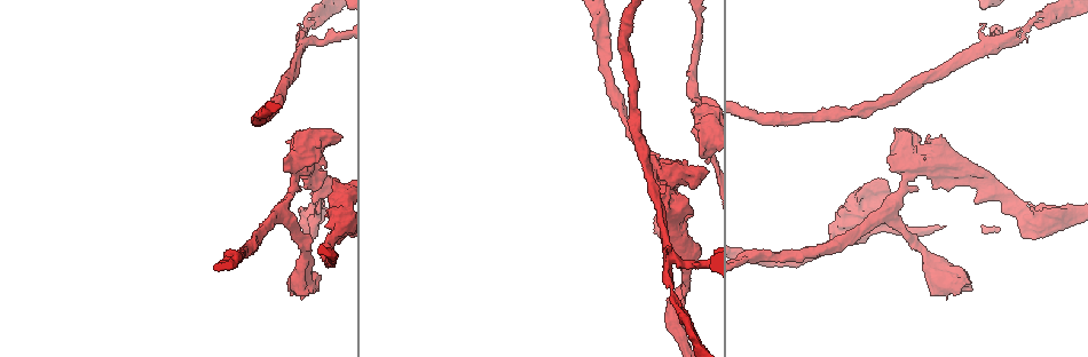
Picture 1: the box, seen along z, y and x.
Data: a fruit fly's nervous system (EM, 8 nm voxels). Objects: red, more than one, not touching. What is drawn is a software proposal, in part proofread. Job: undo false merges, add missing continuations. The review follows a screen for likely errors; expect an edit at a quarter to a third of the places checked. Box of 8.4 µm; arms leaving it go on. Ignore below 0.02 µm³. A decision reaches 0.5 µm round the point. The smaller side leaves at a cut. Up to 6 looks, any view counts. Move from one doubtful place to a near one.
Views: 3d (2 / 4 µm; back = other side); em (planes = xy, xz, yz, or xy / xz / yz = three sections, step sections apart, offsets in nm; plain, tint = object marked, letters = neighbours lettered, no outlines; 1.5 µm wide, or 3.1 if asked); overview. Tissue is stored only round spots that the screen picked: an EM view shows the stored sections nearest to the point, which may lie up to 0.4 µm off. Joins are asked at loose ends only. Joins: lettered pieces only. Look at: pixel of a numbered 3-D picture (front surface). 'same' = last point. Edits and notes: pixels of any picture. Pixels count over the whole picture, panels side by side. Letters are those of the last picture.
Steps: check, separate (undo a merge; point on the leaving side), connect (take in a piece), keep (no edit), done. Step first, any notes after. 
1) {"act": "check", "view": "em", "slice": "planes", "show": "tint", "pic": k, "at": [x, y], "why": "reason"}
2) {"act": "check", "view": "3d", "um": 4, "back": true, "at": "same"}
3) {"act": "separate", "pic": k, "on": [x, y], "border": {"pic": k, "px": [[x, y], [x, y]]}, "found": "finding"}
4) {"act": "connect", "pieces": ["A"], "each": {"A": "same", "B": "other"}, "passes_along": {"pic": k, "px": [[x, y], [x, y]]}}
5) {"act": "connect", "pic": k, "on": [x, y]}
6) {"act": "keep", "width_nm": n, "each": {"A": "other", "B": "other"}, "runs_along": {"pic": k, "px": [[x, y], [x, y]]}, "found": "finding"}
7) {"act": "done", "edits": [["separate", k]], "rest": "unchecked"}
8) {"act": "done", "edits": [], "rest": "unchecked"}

{"act": "check", "view": "em", "slice": "planes", "show": "letters", "pic": 1, "at": [989, 40]}

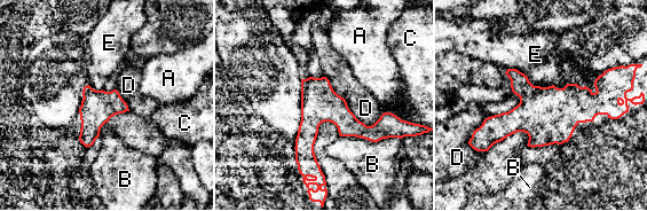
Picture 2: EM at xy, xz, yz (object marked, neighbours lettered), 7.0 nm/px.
{"act": "keep", "each": {"A": "other", "B": "other", "C": "other", "D": "other", "E": "other"}, "border": {"pic": 2, "px": [[507, 68], [534, 85], [553, 85]]}, "found": "all the same neuron"}

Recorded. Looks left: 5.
{"act": "check", "view": "3d", "um": 4, "pic": 1, "at": [335, 232], "why": "thick turns thin"}

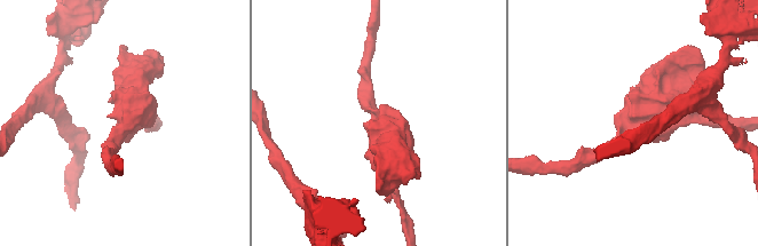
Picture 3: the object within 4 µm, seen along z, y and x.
{"act": "check", "view": "em", "slice": "planes", "show": "plain", "pic": 3, "at": [631, 123], "arms": 3, "arm_widths_nm": [220, 300, 420]}

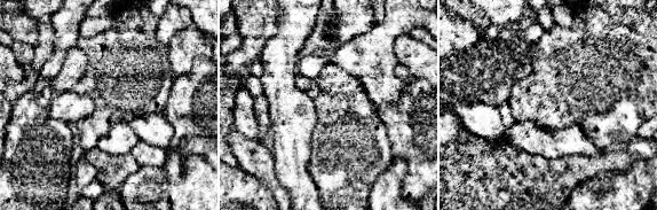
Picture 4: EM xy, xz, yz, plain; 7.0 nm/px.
{"act": "check", "view": "em", "slice": "planes", "show": "letters", "at": "same", "why": "what lies round it"}

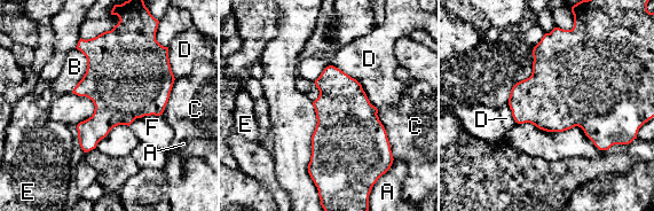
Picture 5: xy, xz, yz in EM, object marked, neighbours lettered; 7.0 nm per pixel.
{"act": "keep", "each": {"A": "other", "B": "other", "C": "other", "D": "other", "E": "other", "F": "other"}, "found": "one neuron here"}

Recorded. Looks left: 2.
{"act": "check", "view": "3d", "um": 4, "pic": 1, "at": [651, 157], "why": "an open end"}

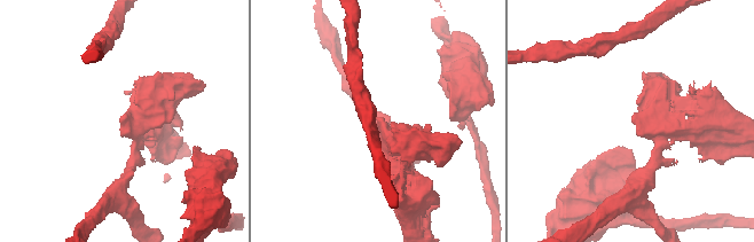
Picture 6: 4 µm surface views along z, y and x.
{"act": "check", "view": "em", "slice": "planes", "show": "letters", "pic": 6, "at": [633, 117]}

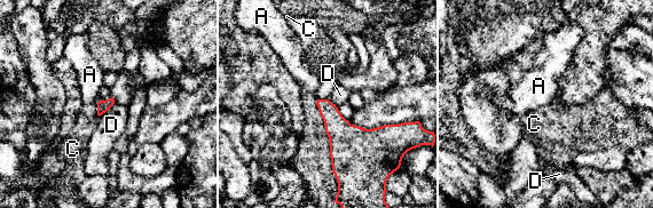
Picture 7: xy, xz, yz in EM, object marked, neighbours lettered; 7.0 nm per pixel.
{"act": "keep", "longest_contact_nm": ["D", 160], "each": {"A": "other", "C": "other", "D": "other"}, "border": {"pic": 7, "px": [[115, 103], [99, 117]]}, "found": "no lettered piece goes on from it"}

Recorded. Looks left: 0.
{"act": "done", "edits": [], "rest": "unchecked"}

